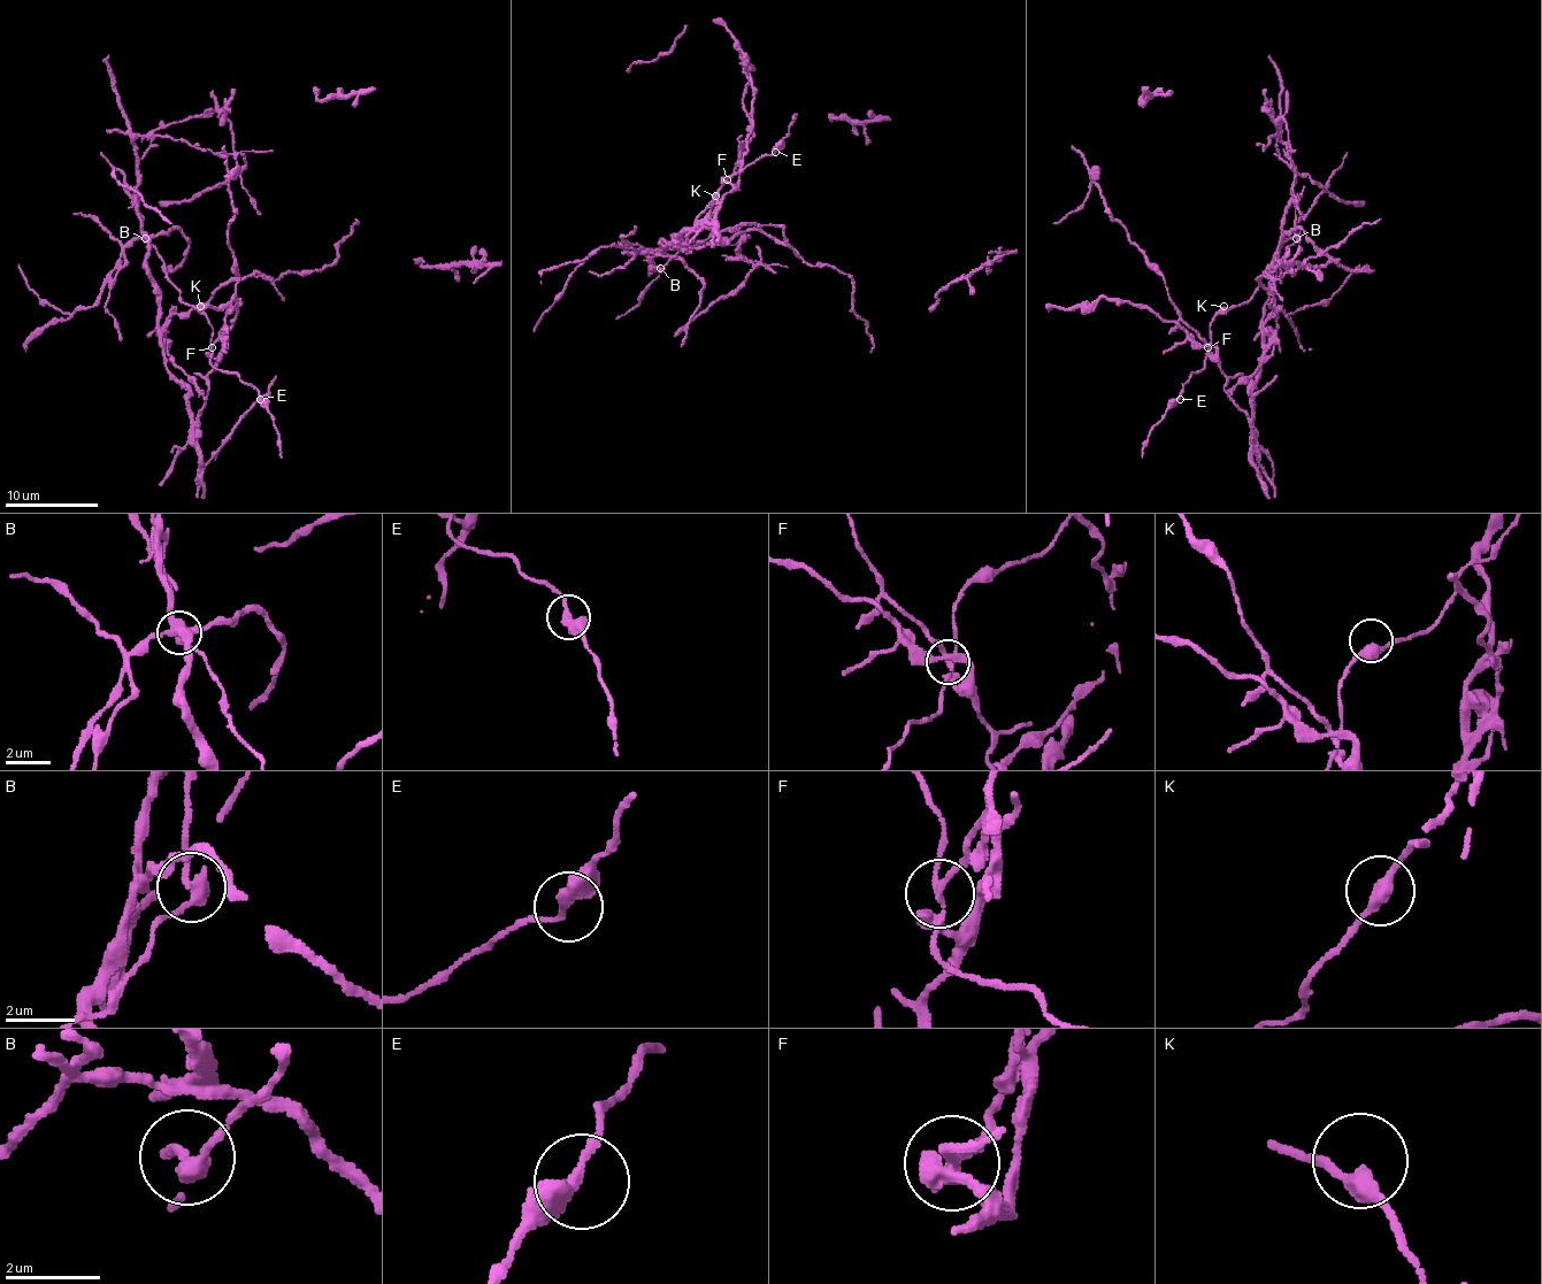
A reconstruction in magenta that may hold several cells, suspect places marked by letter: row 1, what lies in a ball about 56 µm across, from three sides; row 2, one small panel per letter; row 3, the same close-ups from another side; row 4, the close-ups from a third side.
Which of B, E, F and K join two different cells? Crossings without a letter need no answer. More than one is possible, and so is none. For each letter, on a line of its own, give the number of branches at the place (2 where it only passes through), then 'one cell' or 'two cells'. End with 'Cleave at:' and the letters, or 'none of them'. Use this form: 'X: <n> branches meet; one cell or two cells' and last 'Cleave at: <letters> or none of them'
B: 2 branches meet; two cells
E: 2 branches meet; one cell
F: 5 branches meet; two cells
K: 2 branches meet; one cell
Cleave at: B, F

